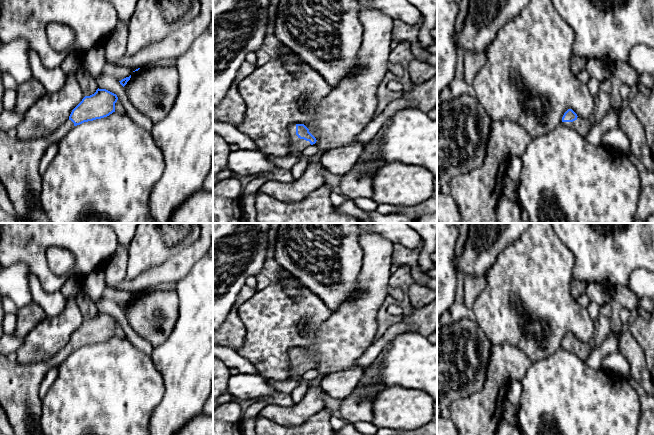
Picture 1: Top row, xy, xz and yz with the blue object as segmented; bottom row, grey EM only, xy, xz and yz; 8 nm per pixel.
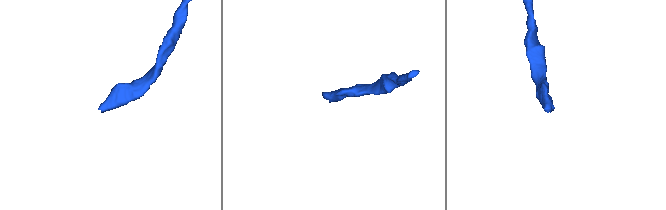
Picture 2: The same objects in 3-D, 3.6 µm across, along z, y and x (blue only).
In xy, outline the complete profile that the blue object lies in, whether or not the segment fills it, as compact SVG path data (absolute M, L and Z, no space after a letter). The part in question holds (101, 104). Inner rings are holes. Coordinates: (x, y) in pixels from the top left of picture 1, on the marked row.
M98 88L94 94L85 96L72 110L69 119L48 137L20 140L11 138L6 132L0 131L0 181L5 186L17 215L24 216L31 223L50 223L43 208L40 206L42 175L39 173L39 164L43 154L52 143L61 140L75 126L107 117L115 112L115 103L117 100L118 97L116 94L106 89ZM29 194L34 205L33 212L29 212L27 208L27 196Z

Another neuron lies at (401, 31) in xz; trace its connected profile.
M423 17L416 25L409 25L401 20L394 20L392 36L399 42L408 41L412 43L418 40L419 30L423 25Z

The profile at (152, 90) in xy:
M149 64L131 74L124 86L129 101L152 122L163 120L179 91L179 74L173 65Z

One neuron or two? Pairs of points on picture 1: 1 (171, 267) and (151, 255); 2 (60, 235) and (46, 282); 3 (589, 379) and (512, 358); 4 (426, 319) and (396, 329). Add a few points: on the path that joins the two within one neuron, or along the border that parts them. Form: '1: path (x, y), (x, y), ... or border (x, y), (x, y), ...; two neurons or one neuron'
1: border (171, 256), (142, 273); two neurons
2: path (47, 242), (40, 249), (40, 269); one neuron
3: border (532, 362), (519, 380); two neurons
4: border (400, 321), (409, 324), (413, 331); two neurons

